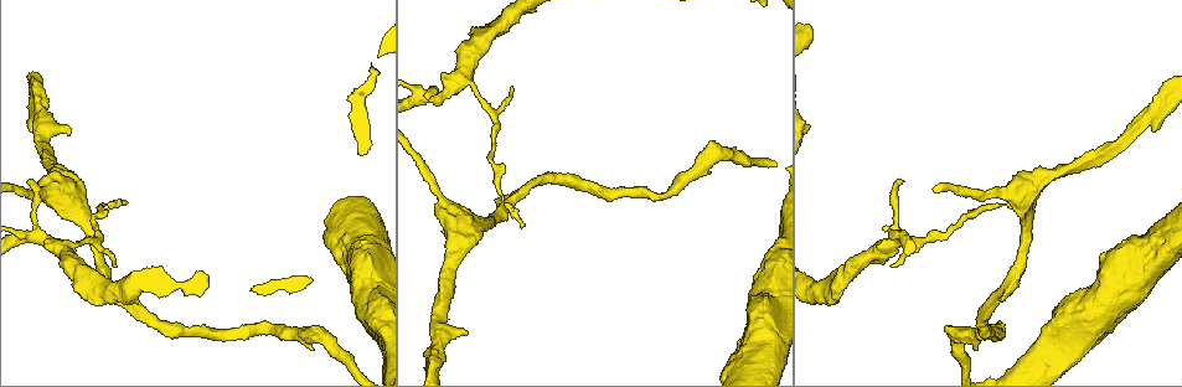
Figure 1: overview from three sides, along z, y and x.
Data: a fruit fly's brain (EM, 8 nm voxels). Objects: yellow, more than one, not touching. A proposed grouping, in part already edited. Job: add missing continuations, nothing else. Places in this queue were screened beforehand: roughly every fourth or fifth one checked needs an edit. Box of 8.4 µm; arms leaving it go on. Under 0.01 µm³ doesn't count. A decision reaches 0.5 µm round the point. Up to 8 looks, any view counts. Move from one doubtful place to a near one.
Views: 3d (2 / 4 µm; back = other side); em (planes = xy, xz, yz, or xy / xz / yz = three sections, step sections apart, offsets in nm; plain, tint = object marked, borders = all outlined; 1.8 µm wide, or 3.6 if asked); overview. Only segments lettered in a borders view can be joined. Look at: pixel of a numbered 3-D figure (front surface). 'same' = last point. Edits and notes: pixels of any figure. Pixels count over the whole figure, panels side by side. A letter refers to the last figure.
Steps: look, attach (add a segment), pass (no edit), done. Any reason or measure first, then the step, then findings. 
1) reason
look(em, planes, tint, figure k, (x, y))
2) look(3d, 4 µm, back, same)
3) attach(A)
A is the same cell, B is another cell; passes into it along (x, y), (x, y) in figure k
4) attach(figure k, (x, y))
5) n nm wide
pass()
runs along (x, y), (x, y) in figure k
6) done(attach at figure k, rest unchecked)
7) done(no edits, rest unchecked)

look(3d, 2 µm, figure 1, (510, 87))

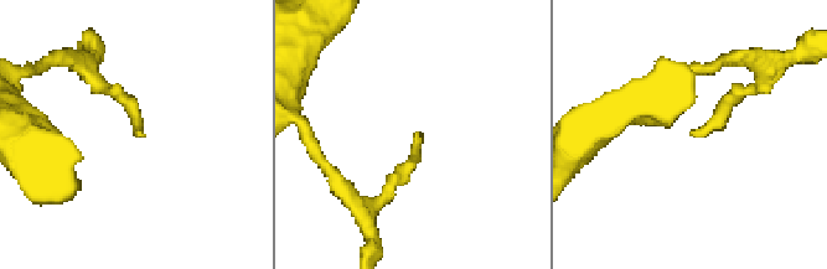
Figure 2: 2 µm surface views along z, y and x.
look(em, xz, step 16, tint, figure 2, (413, 133))

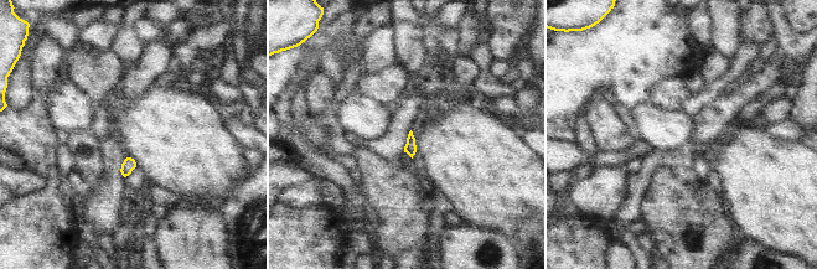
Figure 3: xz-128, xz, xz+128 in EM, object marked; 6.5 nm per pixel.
cut it another way
look(em, planes, borders, same)

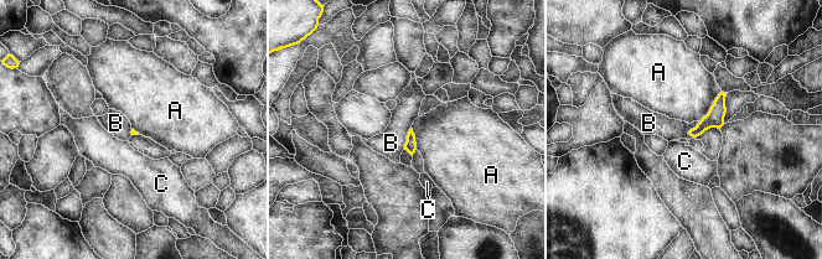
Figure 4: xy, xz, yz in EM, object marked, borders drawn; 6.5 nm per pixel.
pass()
A, B and C are other cells; border along (410, 127), (403, 149) in figure 4; none of them fits

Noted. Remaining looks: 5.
tapers out
look(em, yz, step 4, borders, figure 1, (124, 205))

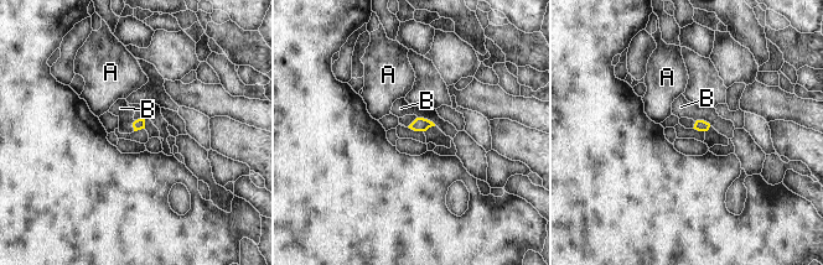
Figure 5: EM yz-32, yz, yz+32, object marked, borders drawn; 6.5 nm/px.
look(em, planes, borders, same)

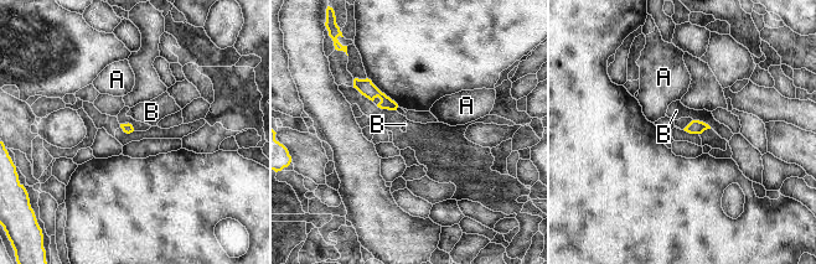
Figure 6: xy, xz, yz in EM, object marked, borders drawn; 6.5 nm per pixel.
B touches over 130 nm
pass()
A and B are other cells; border along (693, 119), (702, 120), (711, 127) in figure 6; none of them fits

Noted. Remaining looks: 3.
tapers out
look(3d, 2 µm, figure 1, (426, 97))

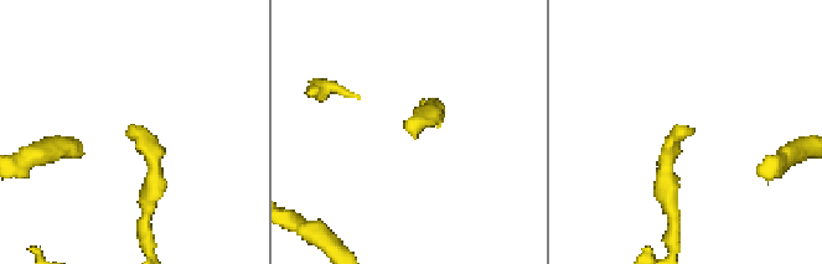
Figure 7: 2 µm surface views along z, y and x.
need the tissue
look(em, planes, tint, figure 7, (136, 128))

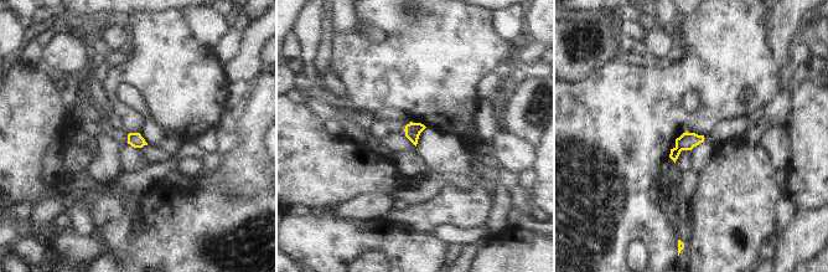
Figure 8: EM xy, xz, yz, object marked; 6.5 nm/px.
look(em, planes, borders, same)

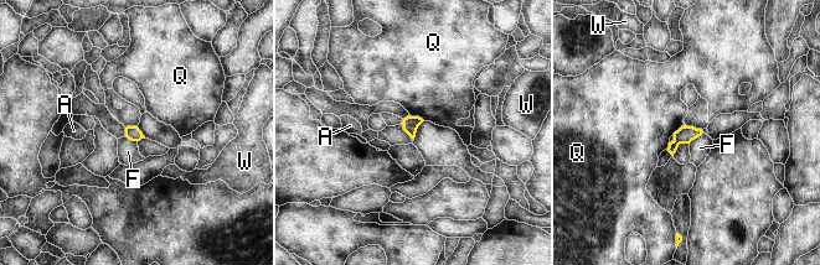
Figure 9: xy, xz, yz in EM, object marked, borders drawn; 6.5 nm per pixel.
90 nm wide
pass()
A, F, Q and W are other cells; border along (410, 114), (418, 115), (424, 120) in figure 9; no lettered segment goes on from it

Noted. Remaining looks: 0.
done(no edits, rest unchecked)

